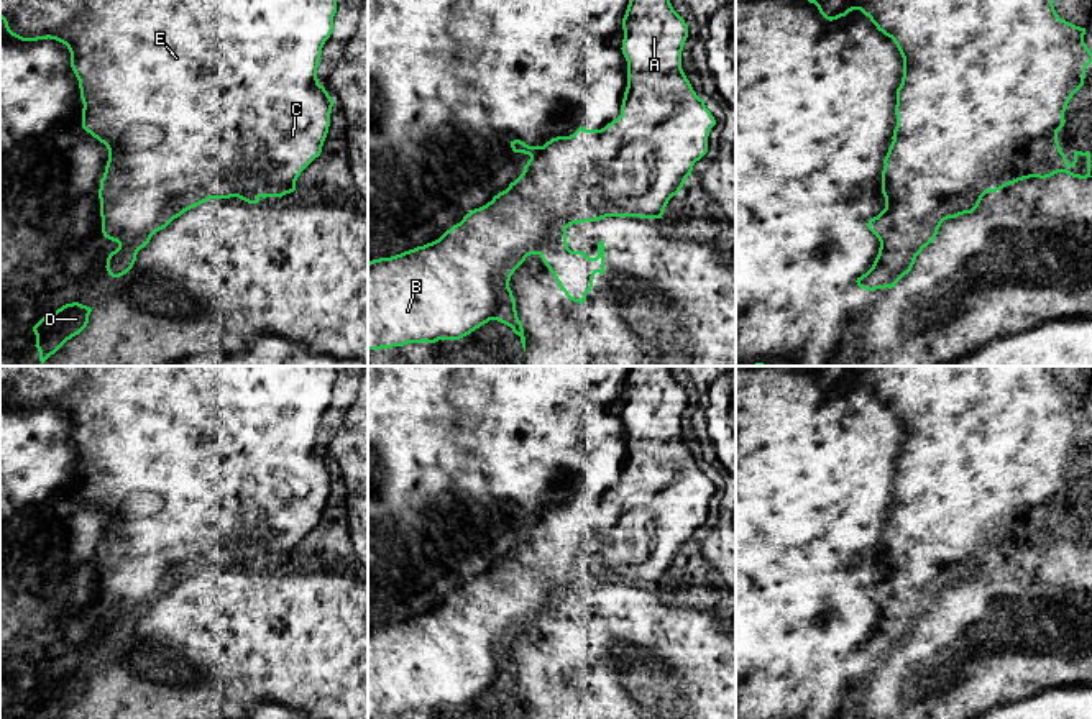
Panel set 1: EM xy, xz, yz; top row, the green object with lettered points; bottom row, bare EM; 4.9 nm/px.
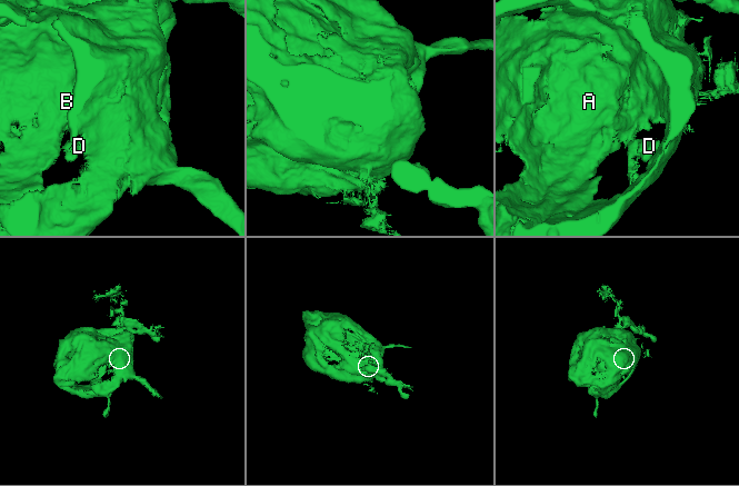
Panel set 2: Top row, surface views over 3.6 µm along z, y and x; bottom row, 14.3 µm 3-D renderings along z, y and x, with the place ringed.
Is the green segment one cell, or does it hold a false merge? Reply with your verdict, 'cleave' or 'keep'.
keep

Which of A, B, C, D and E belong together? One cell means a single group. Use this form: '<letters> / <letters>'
A B C D E

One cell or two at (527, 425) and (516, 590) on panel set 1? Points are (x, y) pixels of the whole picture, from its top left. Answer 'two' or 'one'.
one

